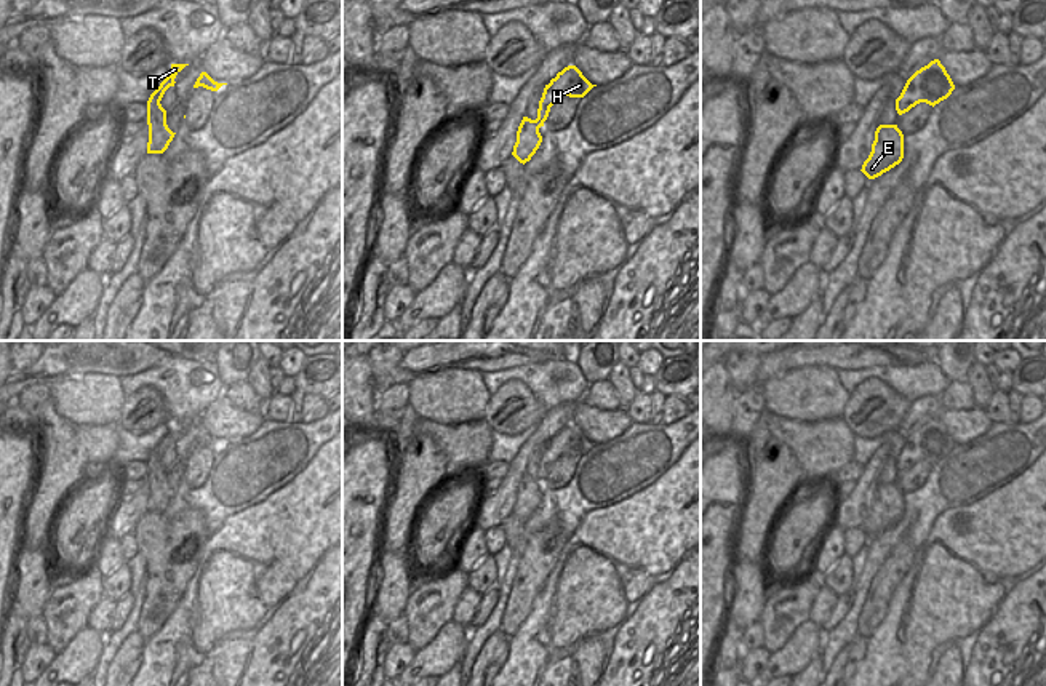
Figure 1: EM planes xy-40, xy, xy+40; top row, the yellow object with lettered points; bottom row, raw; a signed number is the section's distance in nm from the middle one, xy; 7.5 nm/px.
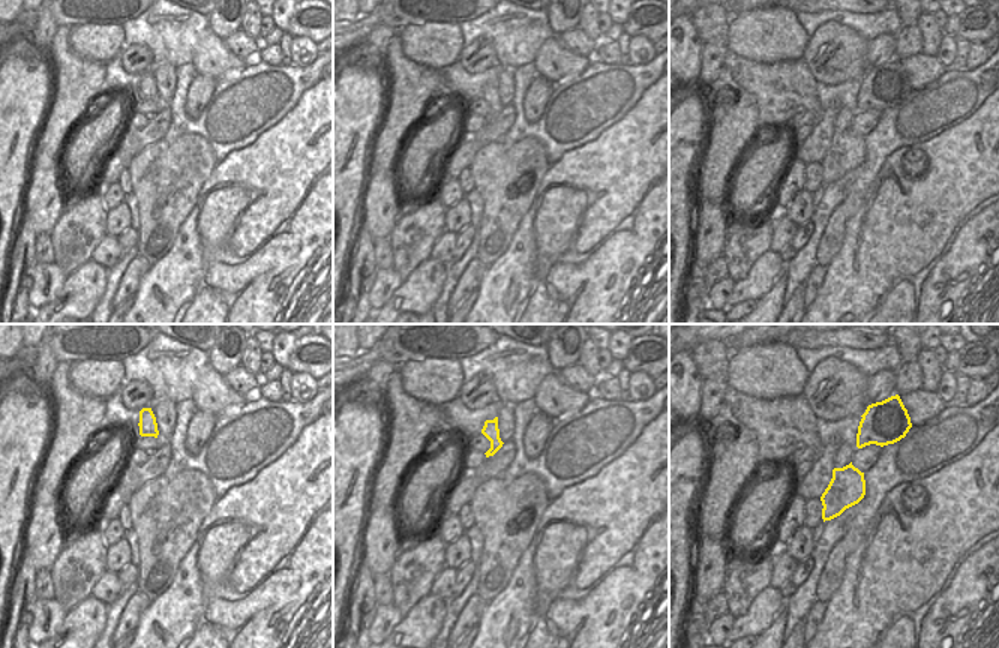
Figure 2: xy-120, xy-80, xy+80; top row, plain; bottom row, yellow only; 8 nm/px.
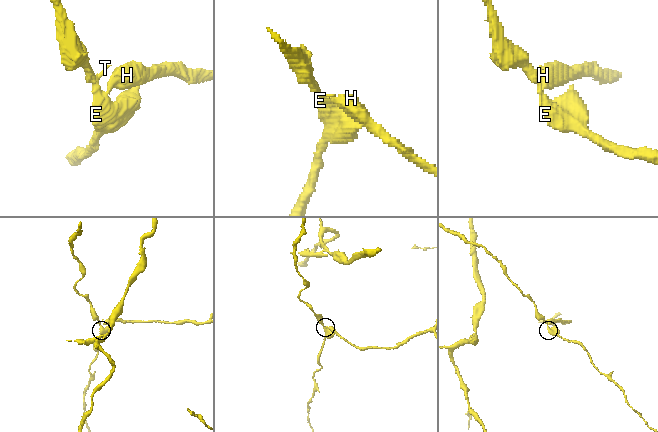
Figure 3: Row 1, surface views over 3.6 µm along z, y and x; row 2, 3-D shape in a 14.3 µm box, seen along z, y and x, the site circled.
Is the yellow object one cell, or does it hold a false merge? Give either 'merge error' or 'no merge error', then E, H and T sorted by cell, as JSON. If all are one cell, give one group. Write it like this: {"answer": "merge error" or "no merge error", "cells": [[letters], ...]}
{"answer": "merge error", "cells": [["E", "T"], ["H"]]}

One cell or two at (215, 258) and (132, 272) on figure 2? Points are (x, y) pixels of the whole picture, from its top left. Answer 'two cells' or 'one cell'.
two cells

